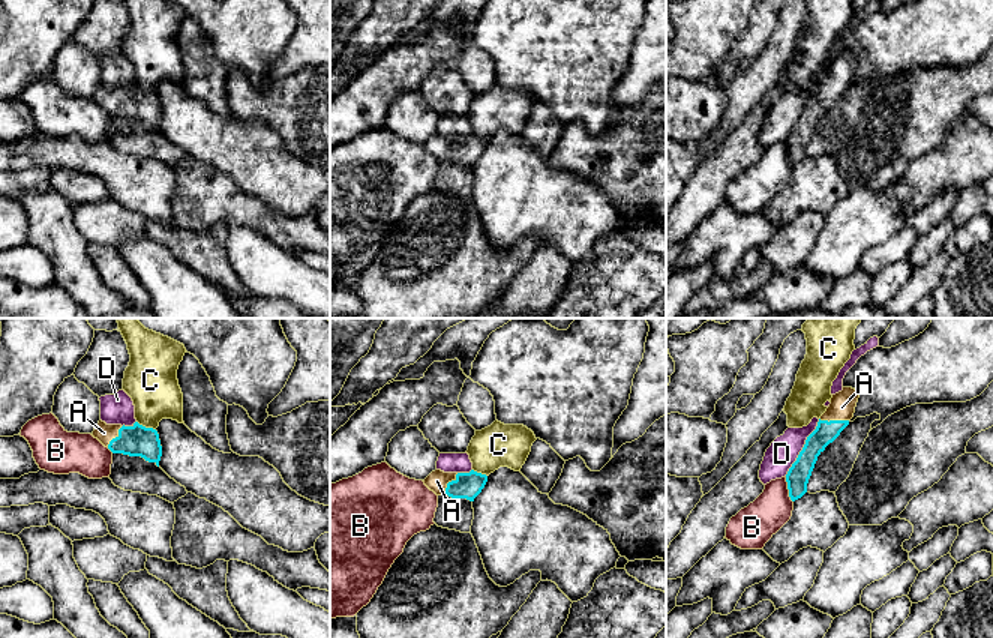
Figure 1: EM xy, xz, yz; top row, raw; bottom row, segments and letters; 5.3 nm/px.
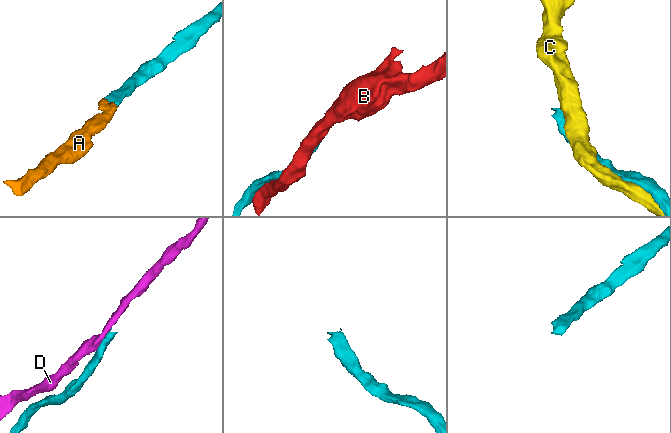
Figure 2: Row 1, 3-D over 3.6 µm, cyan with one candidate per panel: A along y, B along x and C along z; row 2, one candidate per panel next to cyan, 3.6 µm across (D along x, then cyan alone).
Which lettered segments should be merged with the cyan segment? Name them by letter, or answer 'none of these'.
A

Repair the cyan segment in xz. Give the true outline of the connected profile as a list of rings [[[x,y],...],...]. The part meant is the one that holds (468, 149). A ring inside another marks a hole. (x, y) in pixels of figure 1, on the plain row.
[[[435,134],[423,146],[436,159],[474,165],[484,152],[488,140],[474,134],[470,137],[444,137]]]

